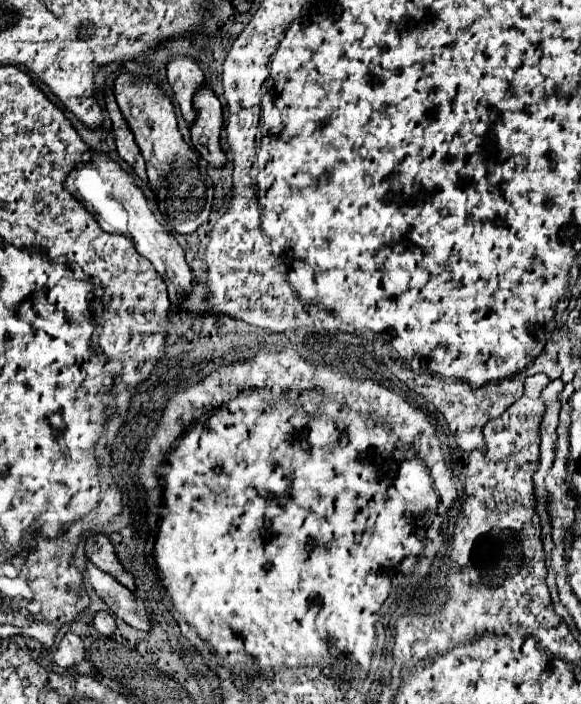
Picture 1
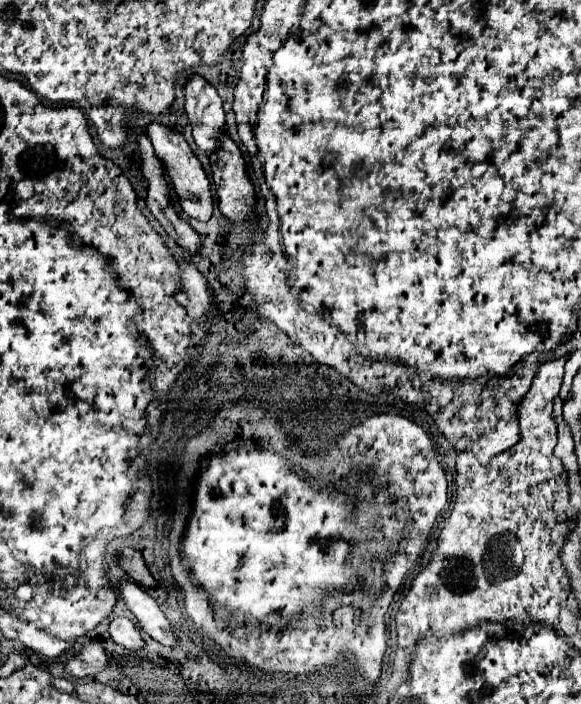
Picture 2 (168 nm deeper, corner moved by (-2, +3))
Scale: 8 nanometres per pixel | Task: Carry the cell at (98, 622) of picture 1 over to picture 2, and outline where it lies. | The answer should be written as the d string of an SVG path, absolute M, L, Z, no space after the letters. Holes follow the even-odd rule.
M113 618L109 624L109 632L111 638L127 650L141 650L145 646L145 640L141 638L137 626L127 618Z

